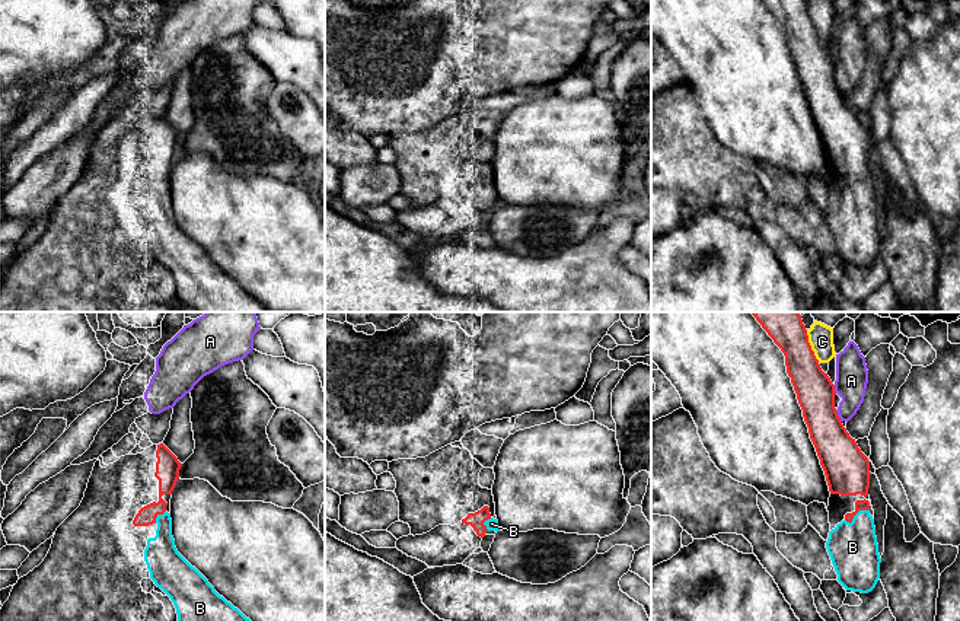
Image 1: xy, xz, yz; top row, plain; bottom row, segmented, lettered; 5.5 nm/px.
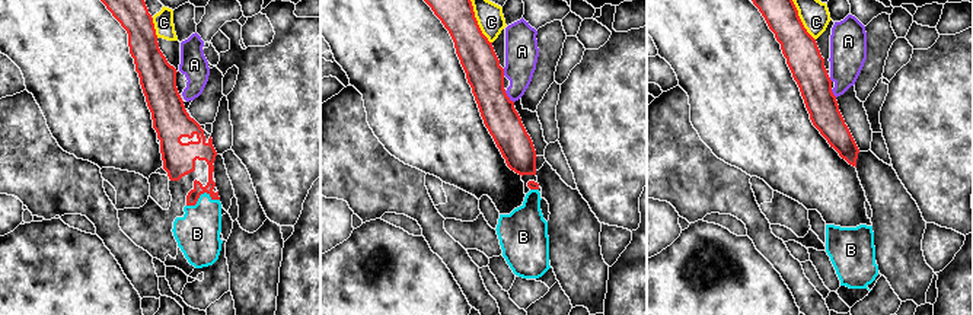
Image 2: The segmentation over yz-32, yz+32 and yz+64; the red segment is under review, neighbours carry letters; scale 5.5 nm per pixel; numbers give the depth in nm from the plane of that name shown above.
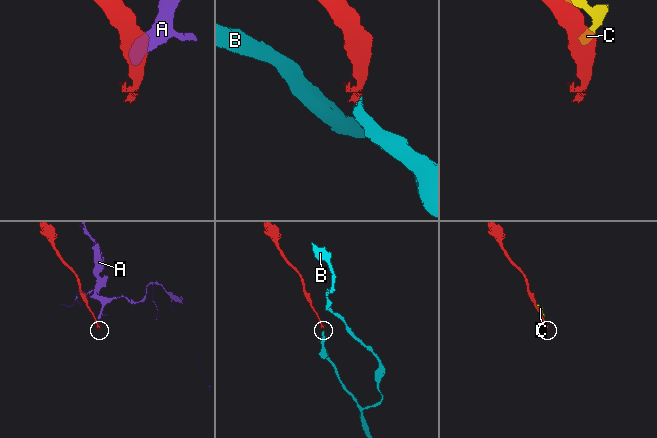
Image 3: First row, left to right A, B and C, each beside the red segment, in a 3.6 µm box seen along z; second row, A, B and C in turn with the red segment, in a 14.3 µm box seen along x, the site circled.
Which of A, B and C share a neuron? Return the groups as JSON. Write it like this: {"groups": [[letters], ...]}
{"groups": [["A"], ["B"], ["C"]]}

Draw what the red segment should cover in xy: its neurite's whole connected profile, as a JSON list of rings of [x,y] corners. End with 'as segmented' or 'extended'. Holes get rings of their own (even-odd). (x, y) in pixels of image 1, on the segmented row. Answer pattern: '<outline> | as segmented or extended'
[[[163,443],[157,445],[156,458],[159,501],[141,507],[133,520],[134,526],[157,525],[156,536],[147,539],[144,550],[150,579],[173,602],[178,621],[251,621],[178,552],[162,496],[172,494],[182,464]]] | extended

